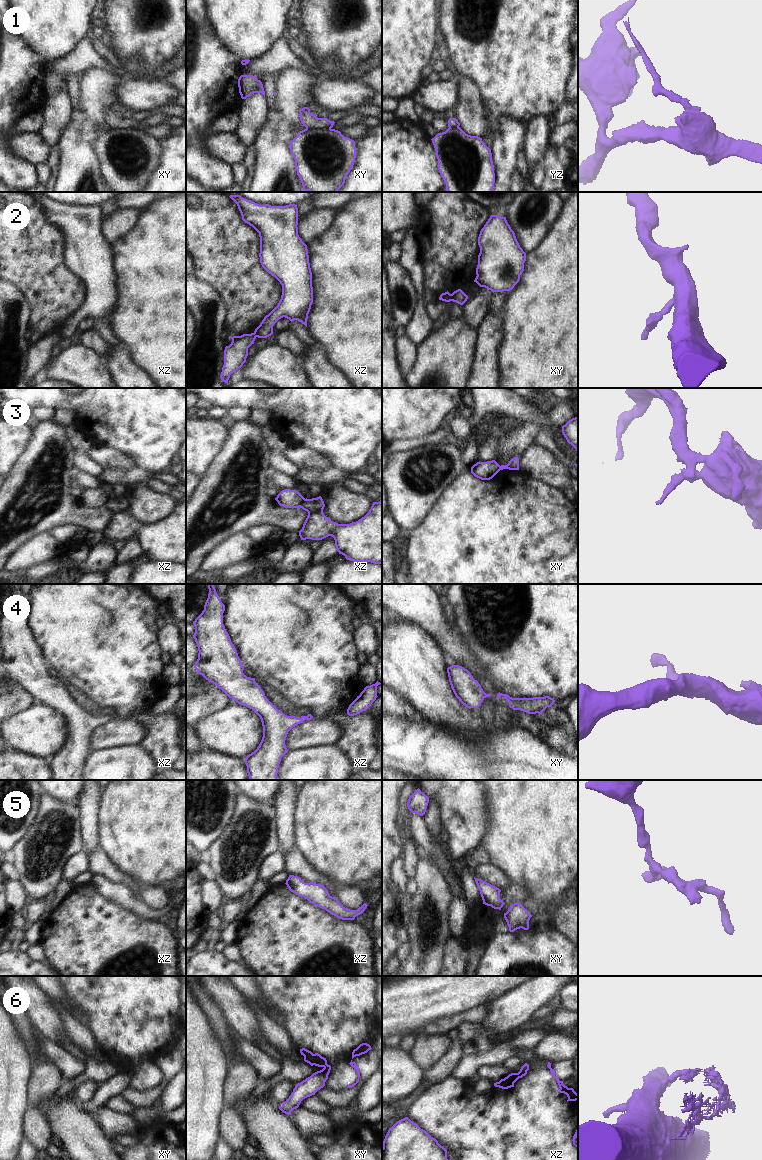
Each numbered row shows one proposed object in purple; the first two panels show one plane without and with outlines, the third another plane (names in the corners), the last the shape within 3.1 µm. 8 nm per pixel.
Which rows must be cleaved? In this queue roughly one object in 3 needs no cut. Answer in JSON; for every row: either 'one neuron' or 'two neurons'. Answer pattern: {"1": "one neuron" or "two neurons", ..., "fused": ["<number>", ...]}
{"1": "two neurons", "2": "two neurons", "3": "two neurons", "4": "one neuron", "5": "one neuron", "6": "two neurons", "fused": ["1", "2", "3", "6"]}

